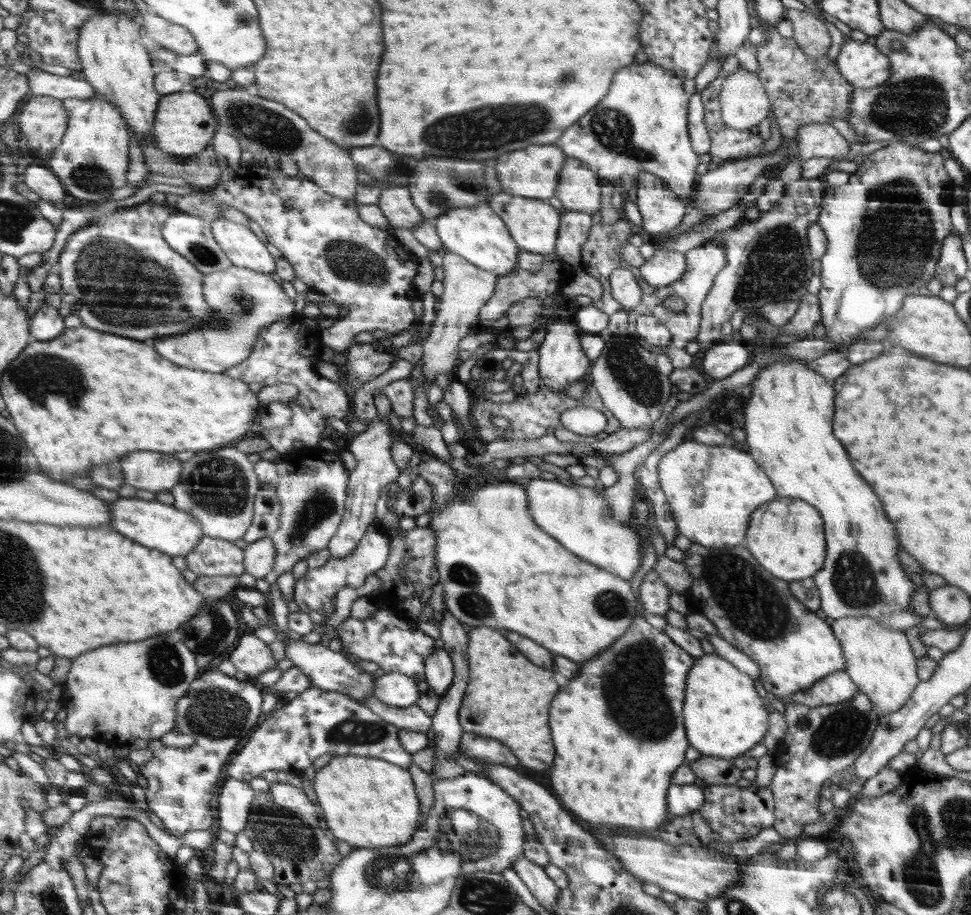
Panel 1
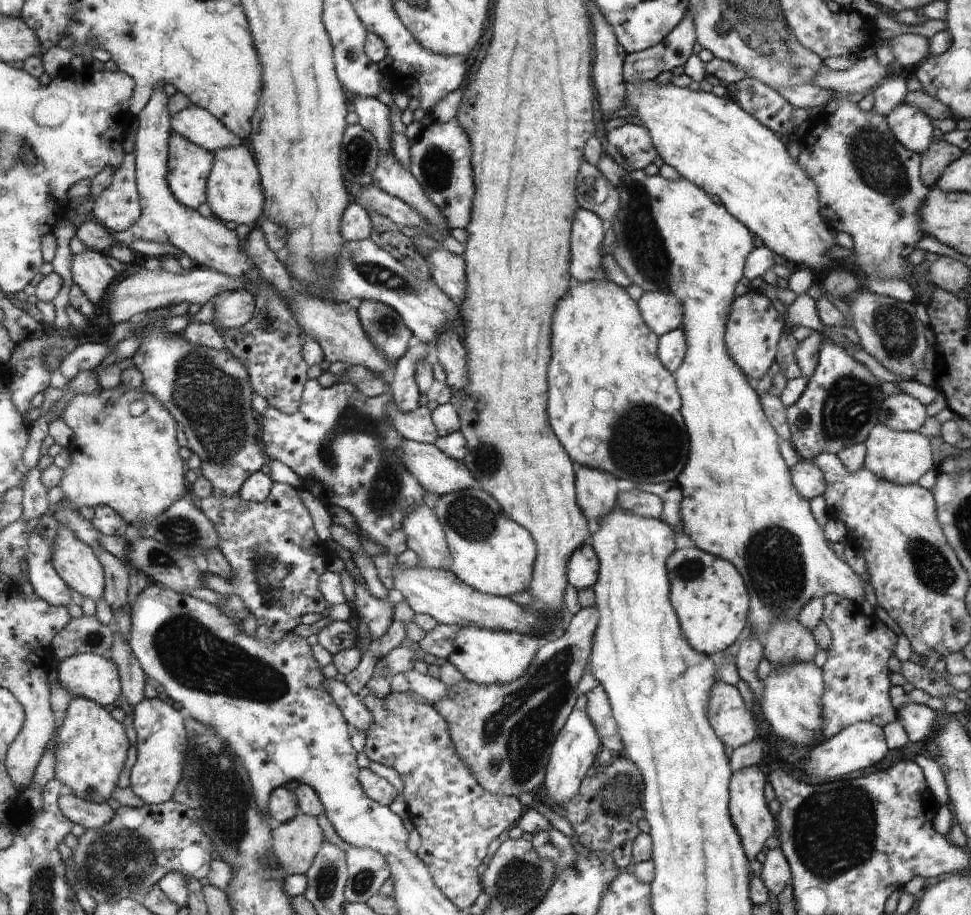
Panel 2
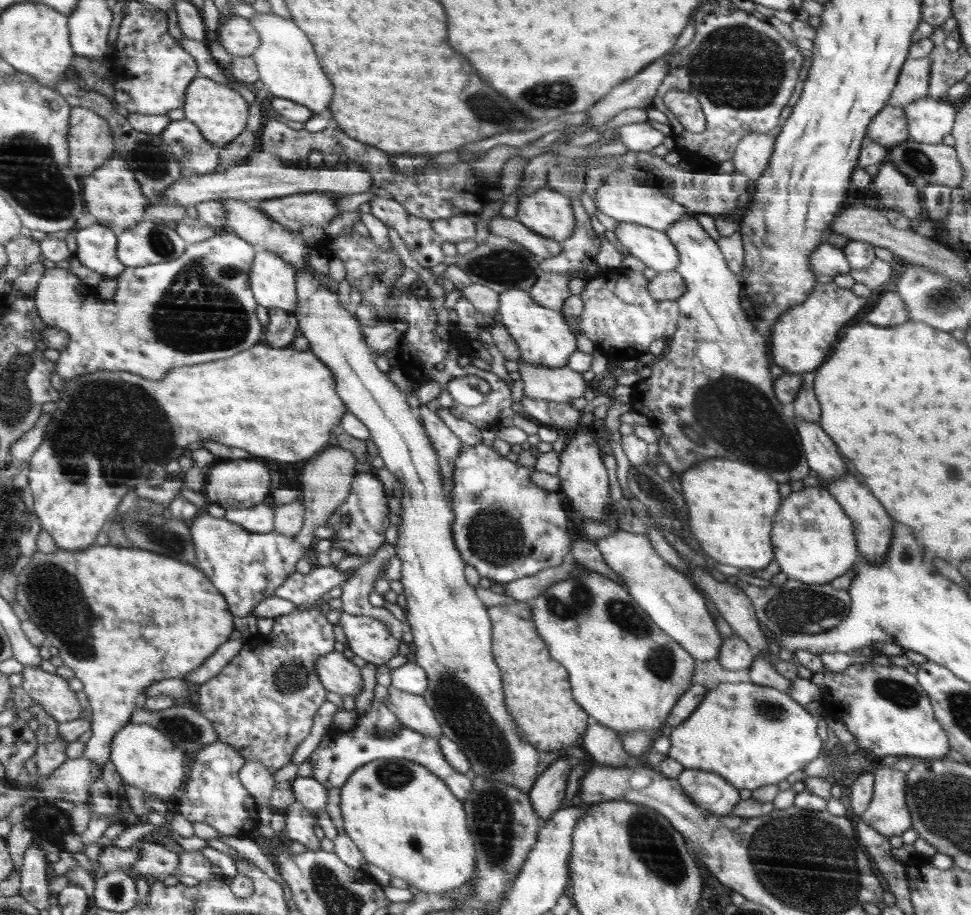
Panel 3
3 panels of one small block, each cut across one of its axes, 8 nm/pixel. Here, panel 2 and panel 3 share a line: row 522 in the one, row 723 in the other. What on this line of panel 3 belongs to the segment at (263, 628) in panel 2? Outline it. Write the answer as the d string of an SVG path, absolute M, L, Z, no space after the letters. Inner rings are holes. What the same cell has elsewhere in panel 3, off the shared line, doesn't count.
M318 565L313 566L310 573L306 575L297 572L287 577L287 580L276 589L275 595L293 602L295 609L284 617L276 617L272 620L272 630L268 638L270 644L274 638L274 644L272 644L274 650L286 650L286 652L250 652L250 644L246 644L240 654L218 676L198 689L197 709L208 720L212 720L214 730L220 736L219 740L230 743L231 746L243 752L246 759L260 761L272 774L292 761L296 747L308 737L312 729L316 712L322 704L327 702L327 691L320 683L315 665L318 664L320 656L334 650L336 642L334 642L334 632L332 632L334 625L326 620L317 602L322 598L322 594L326 594L336 586L341 586L356 571L351 571L351 569L340 571L334 565ZM298 606L304 606L305 609L300 611L296 609Z

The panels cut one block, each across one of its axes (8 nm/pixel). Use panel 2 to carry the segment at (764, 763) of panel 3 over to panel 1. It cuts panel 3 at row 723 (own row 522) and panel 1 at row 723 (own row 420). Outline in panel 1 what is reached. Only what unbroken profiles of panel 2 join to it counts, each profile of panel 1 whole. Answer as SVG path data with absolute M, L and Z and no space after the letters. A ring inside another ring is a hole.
M706 652L696 658L687 680L683 712L691 746L702 756L734 760L768 734L768 710L762 704L752 678L714 653Z

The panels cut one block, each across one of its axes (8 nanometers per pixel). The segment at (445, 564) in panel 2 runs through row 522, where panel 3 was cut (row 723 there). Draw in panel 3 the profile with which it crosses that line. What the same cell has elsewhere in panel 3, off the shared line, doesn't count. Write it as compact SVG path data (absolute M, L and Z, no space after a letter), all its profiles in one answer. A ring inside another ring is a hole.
M391 685L387 690L388 699L384 703L407 727L436 739L443 736L440 722L436 720L434 712L426 705L422 695L403 692Z

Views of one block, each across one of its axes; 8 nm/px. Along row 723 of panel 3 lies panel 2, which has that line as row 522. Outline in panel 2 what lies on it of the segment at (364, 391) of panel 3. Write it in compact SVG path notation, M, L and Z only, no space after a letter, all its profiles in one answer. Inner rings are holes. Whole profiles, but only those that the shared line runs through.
M481 489L453 491L441 495L434 506L451 555L449 571L479 592L509 597L527 590L537 558L537 546L531 534L504 516L498 502Z

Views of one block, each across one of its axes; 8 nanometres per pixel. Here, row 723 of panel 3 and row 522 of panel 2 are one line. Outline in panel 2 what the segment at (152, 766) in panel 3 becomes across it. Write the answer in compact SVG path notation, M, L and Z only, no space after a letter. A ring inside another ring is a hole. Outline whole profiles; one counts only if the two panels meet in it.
M121 383L114 389L100 388L92 395L78 394L68 403L62 419L73 430L76 448L70 453L71 465L64 471L61 490L63 499L73 503L78 509L84 507L112 506L126 521L132 524L148 523L158 519L175 503L186 496L186 464L182 458L182 446L178 438L178 422L172 412L150 392L142 388L130 388ZM136 400L147 402L147 411L142 416L132 416L130 406Z

